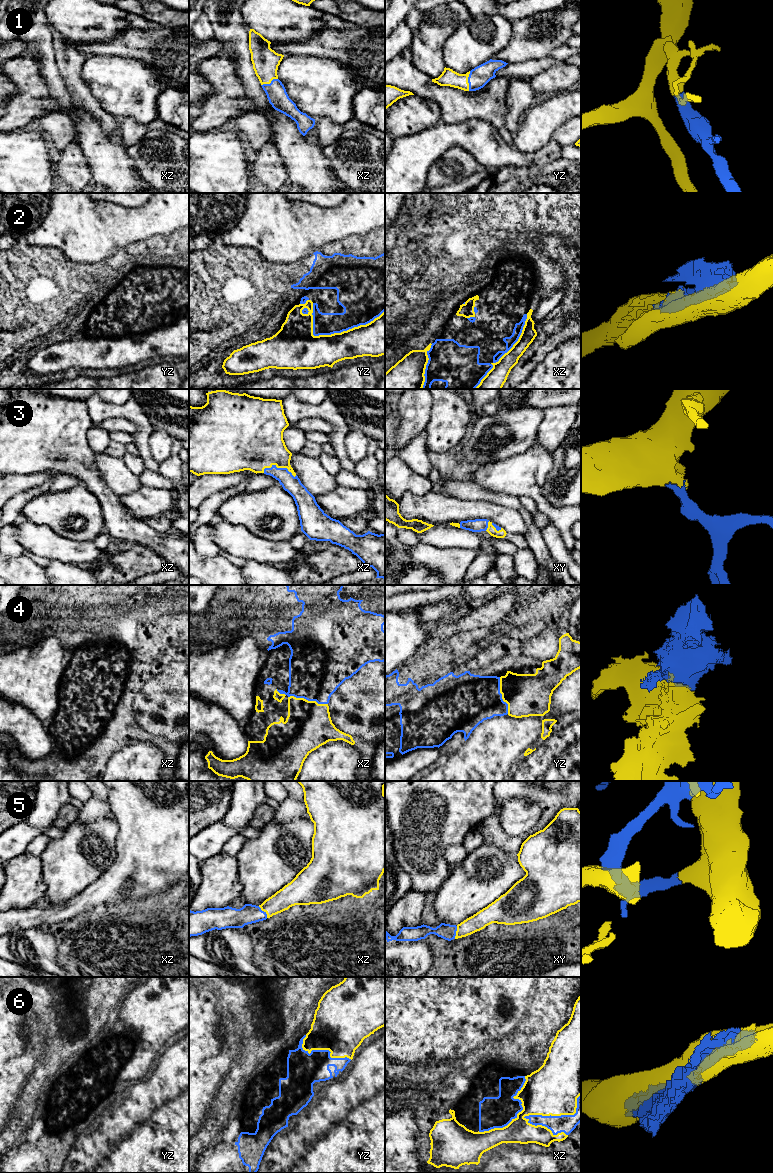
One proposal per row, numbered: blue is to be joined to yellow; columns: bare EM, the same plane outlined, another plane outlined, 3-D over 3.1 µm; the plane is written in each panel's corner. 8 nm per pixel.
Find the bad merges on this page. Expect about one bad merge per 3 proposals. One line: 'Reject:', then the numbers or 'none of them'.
Reject: 2, 6

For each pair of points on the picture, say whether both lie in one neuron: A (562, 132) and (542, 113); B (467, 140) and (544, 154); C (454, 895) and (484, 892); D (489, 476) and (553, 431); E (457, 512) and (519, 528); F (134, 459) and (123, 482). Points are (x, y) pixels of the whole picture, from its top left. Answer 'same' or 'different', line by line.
A: different
B: same
C: same
D: different
E: same
F: different

